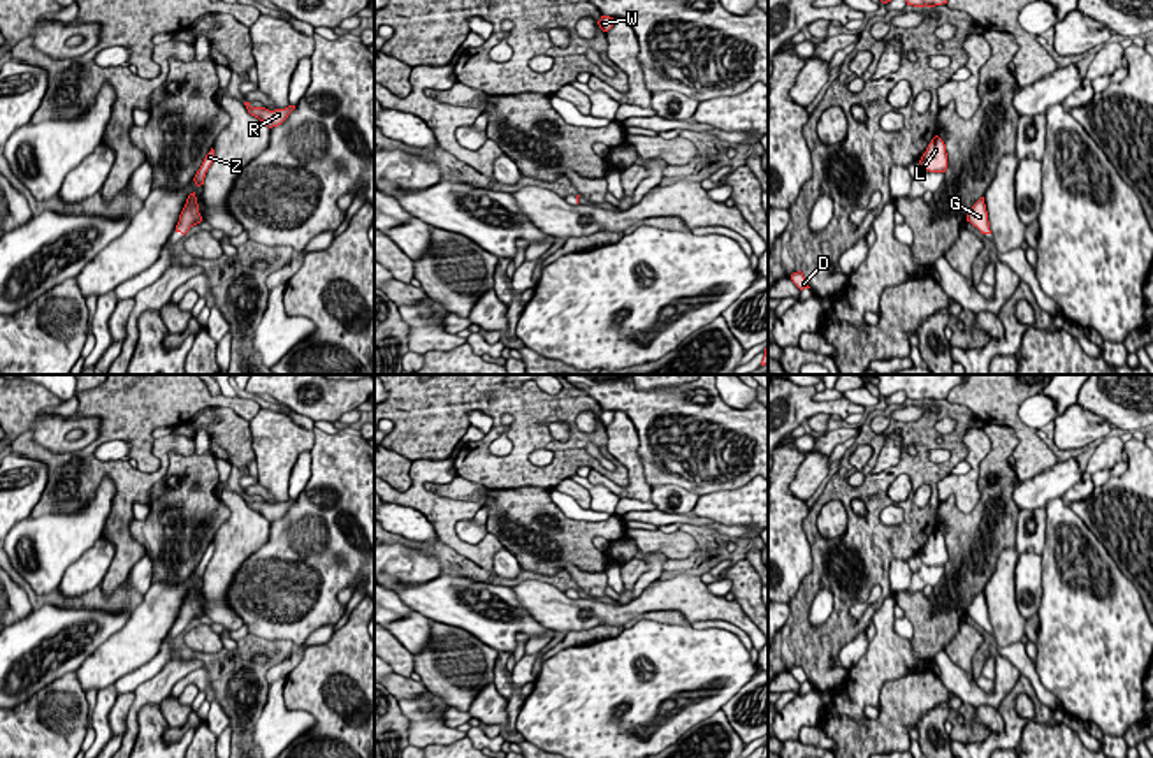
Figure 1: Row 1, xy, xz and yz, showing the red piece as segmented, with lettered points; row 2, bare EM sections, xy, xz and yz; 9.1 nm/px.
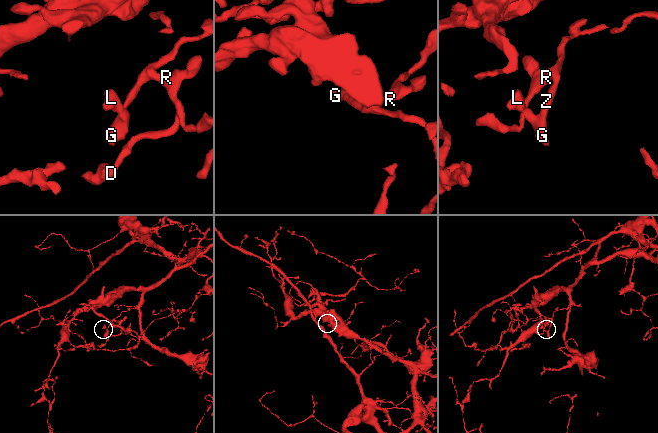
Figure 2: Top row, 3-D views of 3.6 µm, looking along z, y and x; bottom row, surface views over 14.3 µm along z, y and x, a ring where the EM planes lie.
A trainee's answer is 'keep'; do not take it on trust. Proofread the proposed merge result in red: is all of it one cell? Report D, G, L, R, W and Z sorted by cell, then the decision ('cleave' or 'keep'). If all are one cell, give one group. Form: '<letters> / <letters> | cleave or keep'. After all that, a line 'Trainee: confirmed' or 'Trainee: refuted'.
D G L R W Z | keep
Trainee: confirmed

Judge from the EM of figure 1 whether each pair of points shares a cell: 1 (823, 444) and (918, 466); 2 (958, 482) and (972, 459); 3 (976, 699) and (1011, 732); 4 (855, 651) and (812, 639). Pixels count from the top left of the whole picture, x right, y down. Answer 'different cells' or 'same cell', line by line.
1: different cells
2: same cell
3: different cells
4: different cells

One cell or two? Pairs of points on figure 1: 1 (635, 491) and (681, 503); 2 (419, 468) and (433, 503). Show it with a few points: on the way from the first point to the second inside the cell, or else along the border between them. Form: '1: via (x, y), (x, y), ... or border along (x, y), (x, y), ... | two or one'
1: border along (652, 491), (649, 500) | two
2: via (419, 477), (419, 489), (424, 495) | one

